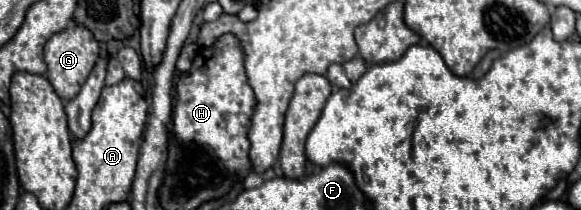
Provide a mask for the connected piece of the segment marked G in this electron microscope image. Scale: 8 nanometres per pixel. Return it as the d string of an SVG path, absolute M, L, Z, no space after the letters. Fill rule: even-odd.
M72 26L72 28L66 28L58 34L54 34L46 46L44 46L44 62L48 66L48 74L46 78L50 80L50 84L54 86L56 94L62 98L62 100L72 100L82 84L86 82L92 66L96 64L98 60L98 52L100 52L100 46L98 42L94 40L94 36L90 34L90 30L82 28L82 26ZM92 58L92 62L90 62Z

